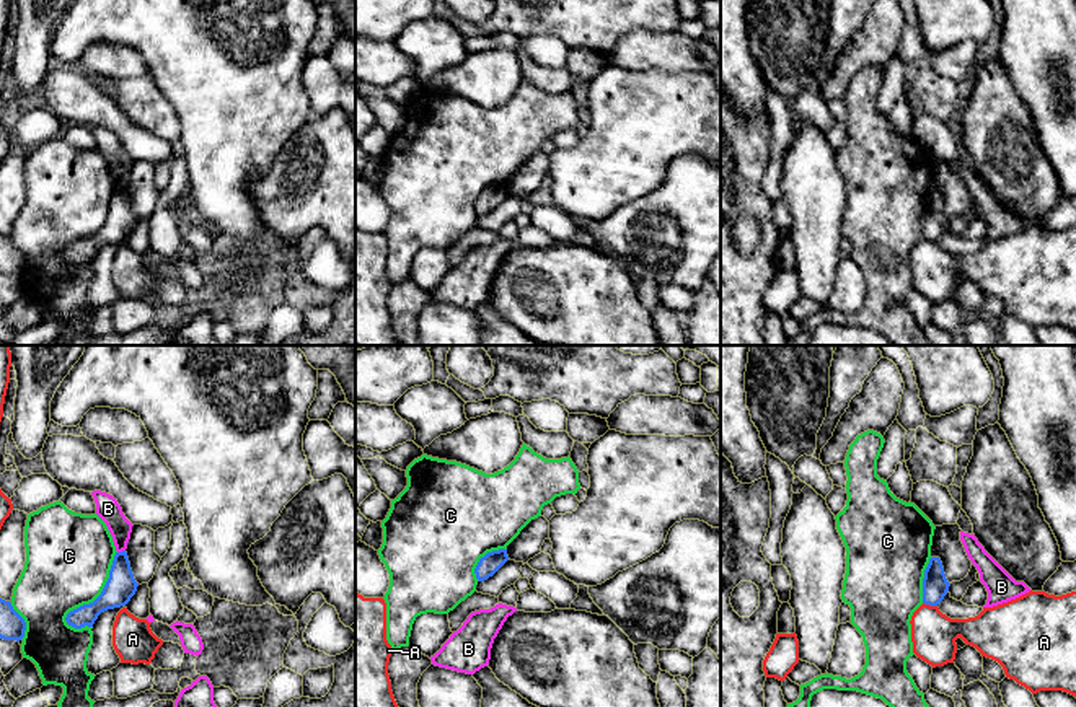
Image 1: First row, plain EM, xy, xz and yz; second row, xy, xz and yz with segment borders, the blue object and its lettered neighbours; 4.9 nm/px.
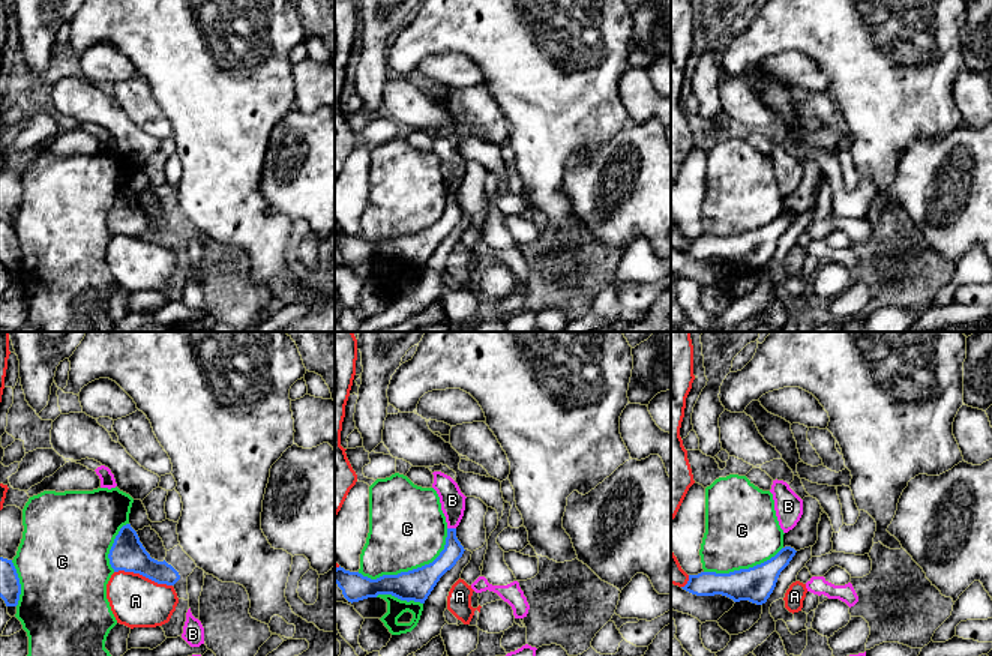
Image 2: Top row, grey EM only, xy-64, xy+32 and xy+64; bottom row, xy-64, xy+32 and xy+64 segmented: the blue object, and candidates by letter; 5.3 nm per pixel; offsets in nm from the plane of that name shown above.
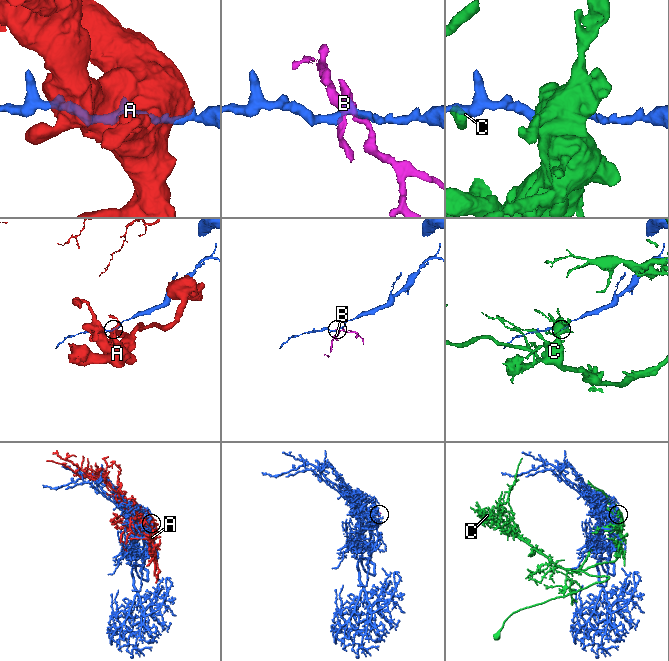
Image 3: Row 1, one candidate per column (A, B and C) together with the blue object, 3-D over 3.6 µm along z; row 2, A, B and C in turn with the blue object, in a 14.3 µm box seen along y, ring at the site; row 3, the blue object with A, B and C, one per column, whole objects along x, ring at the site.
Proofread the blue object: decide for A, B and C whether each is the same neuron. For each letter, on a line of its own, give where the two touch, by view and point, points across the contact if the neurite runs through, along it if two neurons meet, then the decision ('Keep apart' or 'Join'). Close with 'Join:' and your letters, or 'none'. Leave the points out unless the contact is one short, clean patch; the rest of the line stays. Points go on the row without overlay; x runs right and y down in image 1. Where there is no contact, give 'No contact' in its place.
A: Touches blue at yz (930, 240). Keep apart
B: Touches blue at xy (123, 186). Boundary: xy (124, 184), (118, 188). Keep apart
C: Touches blue at xy (100, 230). Keep apart
Join: none

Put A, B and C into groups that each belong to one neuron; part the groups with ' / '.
A / B / C

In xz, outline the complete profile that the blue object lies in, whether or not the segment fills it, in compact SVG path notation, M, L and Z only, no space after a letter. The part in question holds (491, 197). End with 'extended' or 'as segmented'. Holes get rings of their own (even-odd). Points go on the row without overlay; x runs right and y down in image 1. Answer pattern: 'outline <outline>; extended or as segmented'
outline M507 184L487 187L479 194L474 209L478 217L484 217L492 212L509 195Z; as segmented

